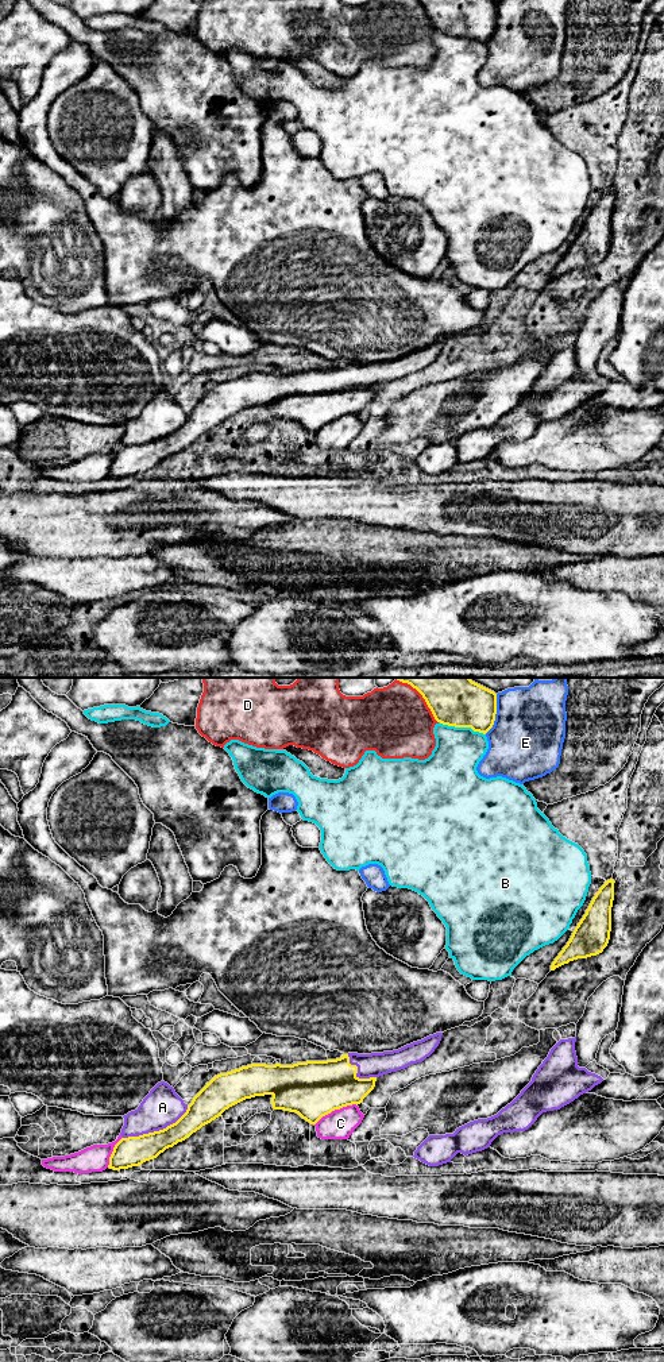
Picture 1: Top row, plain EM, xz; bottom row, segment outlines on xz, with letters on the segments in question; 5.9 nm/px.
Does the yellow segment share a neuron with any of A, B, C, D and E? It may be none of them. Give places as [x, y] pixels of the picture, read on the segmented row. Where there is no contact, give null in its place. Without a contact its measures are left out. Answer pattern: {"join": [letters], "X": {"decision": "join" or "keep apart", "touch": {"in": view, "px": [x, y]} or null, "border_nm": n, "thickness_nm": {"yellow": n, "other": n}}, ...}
{"join": ["A"], "A": {"decision": "join", "touch": {"in": "xz", "px": [157, 1131]}, "border_nm": 440, "thickness_nm": {"yellow": 180, "other": 220}}, "B": {"decision": "keep apart", "touch": {"in": "xz", "px": [462, 726]}, "border_nm": 300, "thickness_nm": {"yellow": 300, "other": 280}}, "C": {"decision": "keep apart", "touch": {"in": "xz", "px": [335, 1108]}, "border_nm": 280, "thickness_nm": {"yellow": 340, "other": 180}}, "D": {"decision": "keep apart", "touch": {"in": "xz", "px": [423, 697]}, "border_nm": 380, "thickness_nm": {"yellow": 320, "other": 420}}, "E": {"decision": "keep apart", "touch": {"in": "xz", "px": [495, 713]}, "border_nm": 260, "thickness_nm": {"yellow": 300, "other": 440}}}

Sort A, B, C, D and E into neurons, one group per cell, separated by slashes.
A / B / C / D / E

